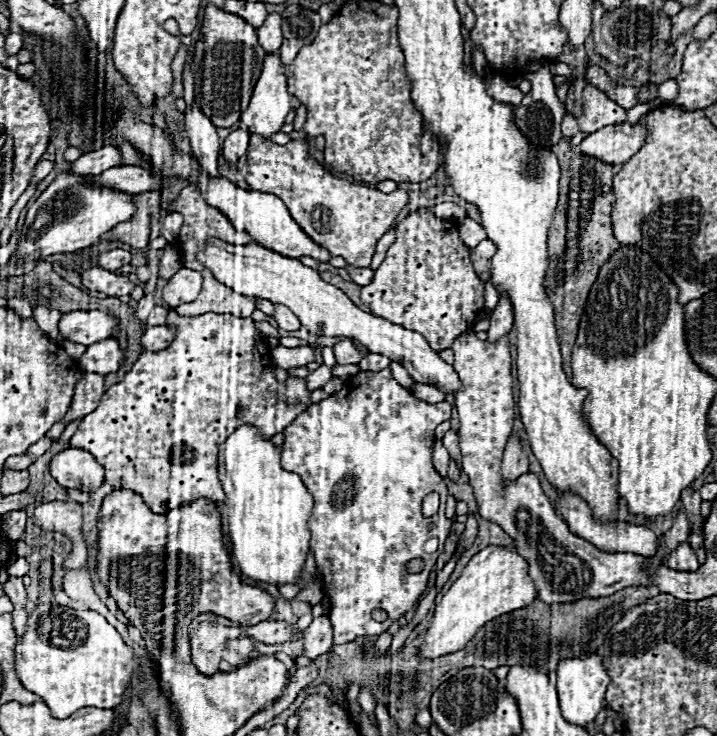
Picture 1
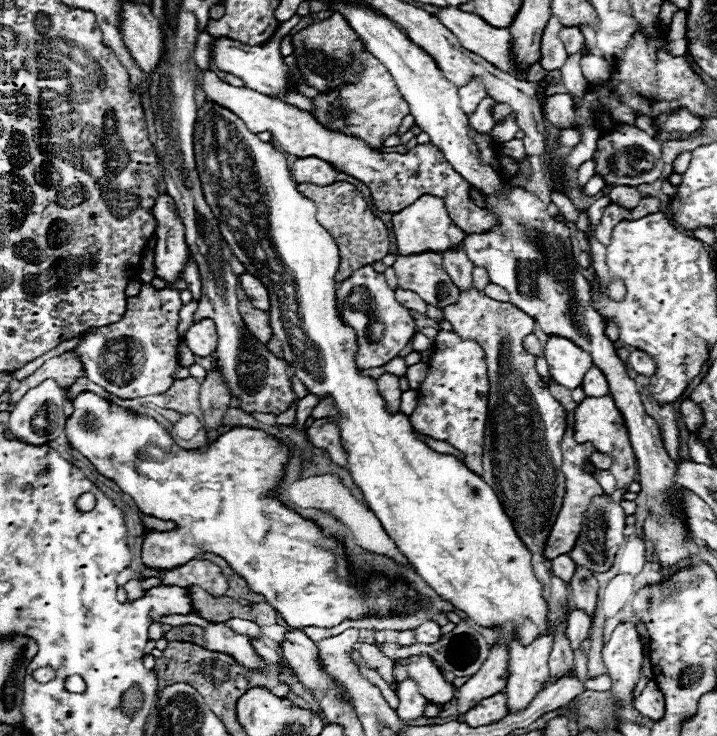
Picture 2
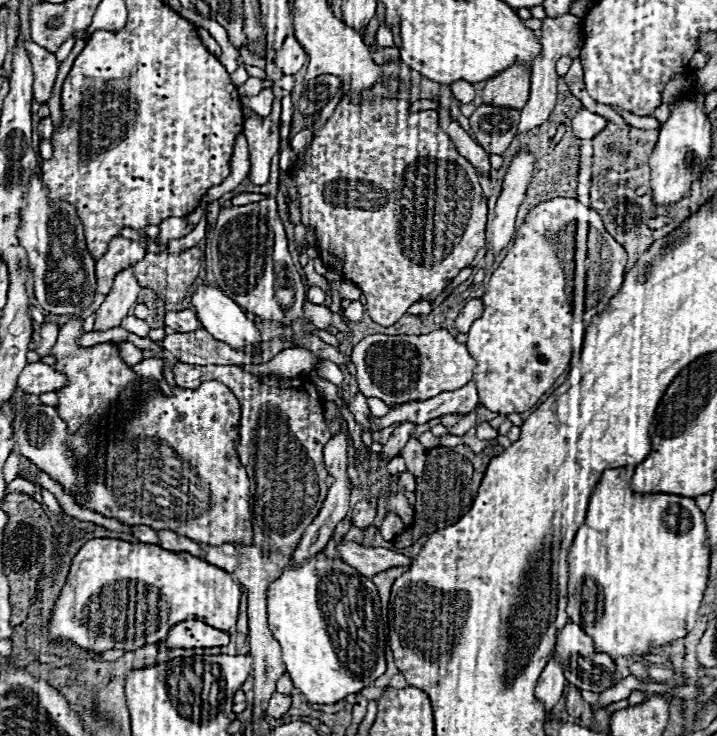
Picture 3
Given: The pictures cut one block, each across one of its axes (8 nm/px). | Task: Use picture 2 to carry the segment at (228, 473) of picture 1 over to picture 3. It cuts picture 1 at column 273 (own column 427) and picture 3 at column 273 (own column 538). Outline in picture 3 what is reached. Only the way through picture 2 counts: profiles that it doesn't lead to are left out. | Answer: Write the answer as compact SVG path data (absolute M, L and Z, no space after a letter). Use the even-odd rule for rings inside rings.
M316 554L300 568L290 566L278 580L274 580L268 588L268 624L282 646L282 660L294 688L298 688L308 702L334 704L350 694L358 694L376 680L376 646L378 630L382 626L378 590L372 580L344 564L340 558L328 560L322 554Z

